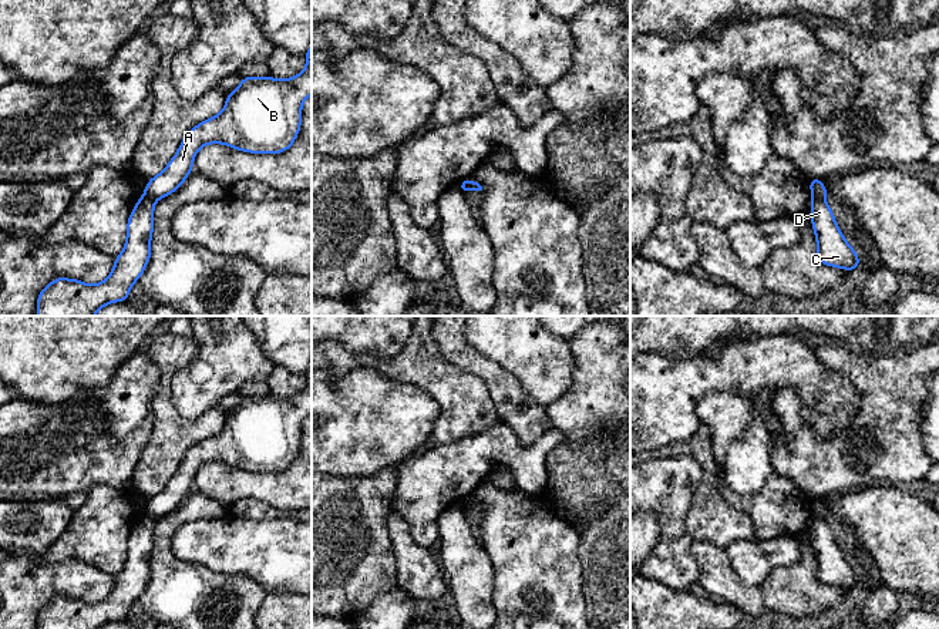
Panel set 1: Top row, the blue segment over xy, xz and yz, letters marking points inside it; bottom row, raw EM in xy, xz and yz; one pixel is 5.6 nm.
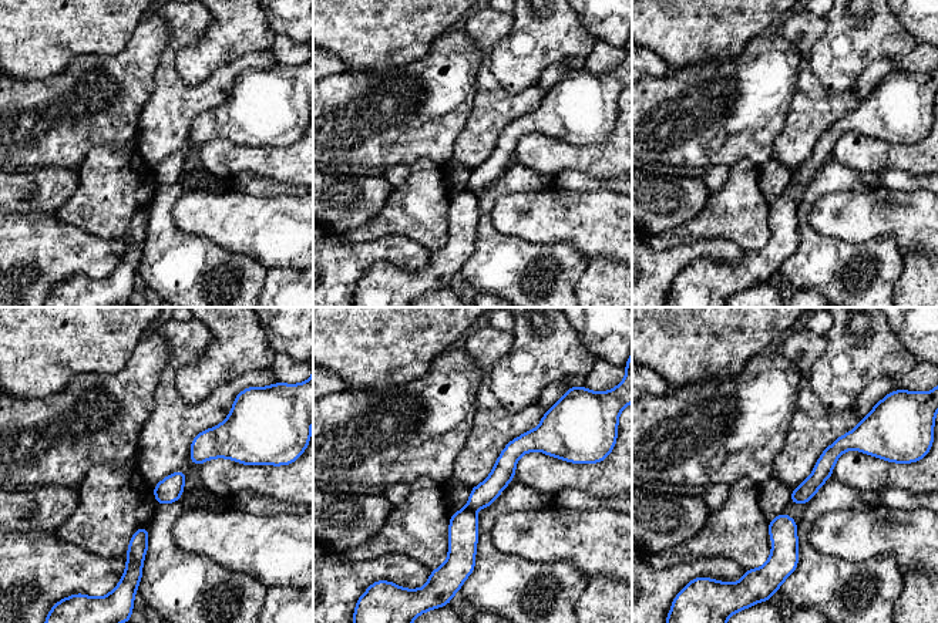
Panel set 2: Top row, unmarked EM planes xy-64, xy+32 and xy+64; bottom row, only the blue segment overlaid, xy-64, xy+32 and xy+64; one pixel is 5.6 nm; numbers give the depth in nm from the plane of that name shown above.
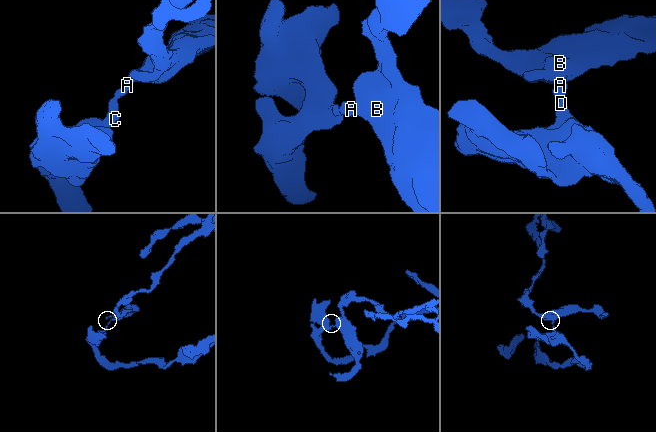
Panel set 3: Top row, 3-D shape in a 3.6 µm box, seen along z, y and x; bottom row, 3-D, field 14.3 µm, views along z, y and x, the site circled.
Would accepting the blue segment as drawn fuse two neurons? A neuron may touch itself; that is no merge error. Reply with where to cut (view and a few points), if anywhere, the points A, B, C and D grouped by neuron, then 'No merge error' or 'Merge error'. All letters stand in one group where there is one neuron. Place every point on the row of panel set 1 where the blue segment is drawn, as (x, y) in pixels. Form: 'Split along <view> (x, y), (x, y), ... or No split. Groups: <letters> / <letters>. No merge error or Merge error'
Split along xy (144, 194), (154, 202). Groups: A B / C D. Merge error

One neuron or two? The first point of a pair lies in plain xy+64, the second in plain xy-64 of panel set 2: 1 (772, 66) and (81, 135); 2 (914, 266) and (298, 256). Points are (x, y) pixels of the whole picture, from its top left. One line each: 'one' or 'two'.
1: one
2: two

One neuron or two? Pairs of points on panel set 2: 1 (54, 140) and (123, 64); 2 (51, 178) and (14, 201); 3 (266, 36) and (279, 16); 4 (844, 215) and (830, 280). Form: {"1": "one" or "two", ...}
{"1": "one", "2": "one", "3": "two", "4": "two"}

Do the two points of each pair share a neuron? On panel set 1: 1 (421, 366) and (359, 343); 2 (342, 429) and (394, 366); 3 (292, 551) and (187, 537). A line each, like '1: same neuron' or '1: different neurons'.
1: different neurons
2: different neurons
3: same neuron

